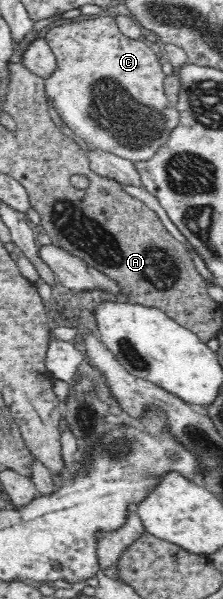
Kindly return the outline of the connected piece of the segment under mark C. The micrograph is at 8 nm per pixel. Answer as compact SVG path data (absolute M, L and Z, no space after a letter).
M109 16L55 27L44 39L58 62L55 73L45 79L45 95L65 126L80 136L88 149L105 150L132 162L152 158L180 123L175 105L165 95L165 73L152 47L143 38L127 37Z

